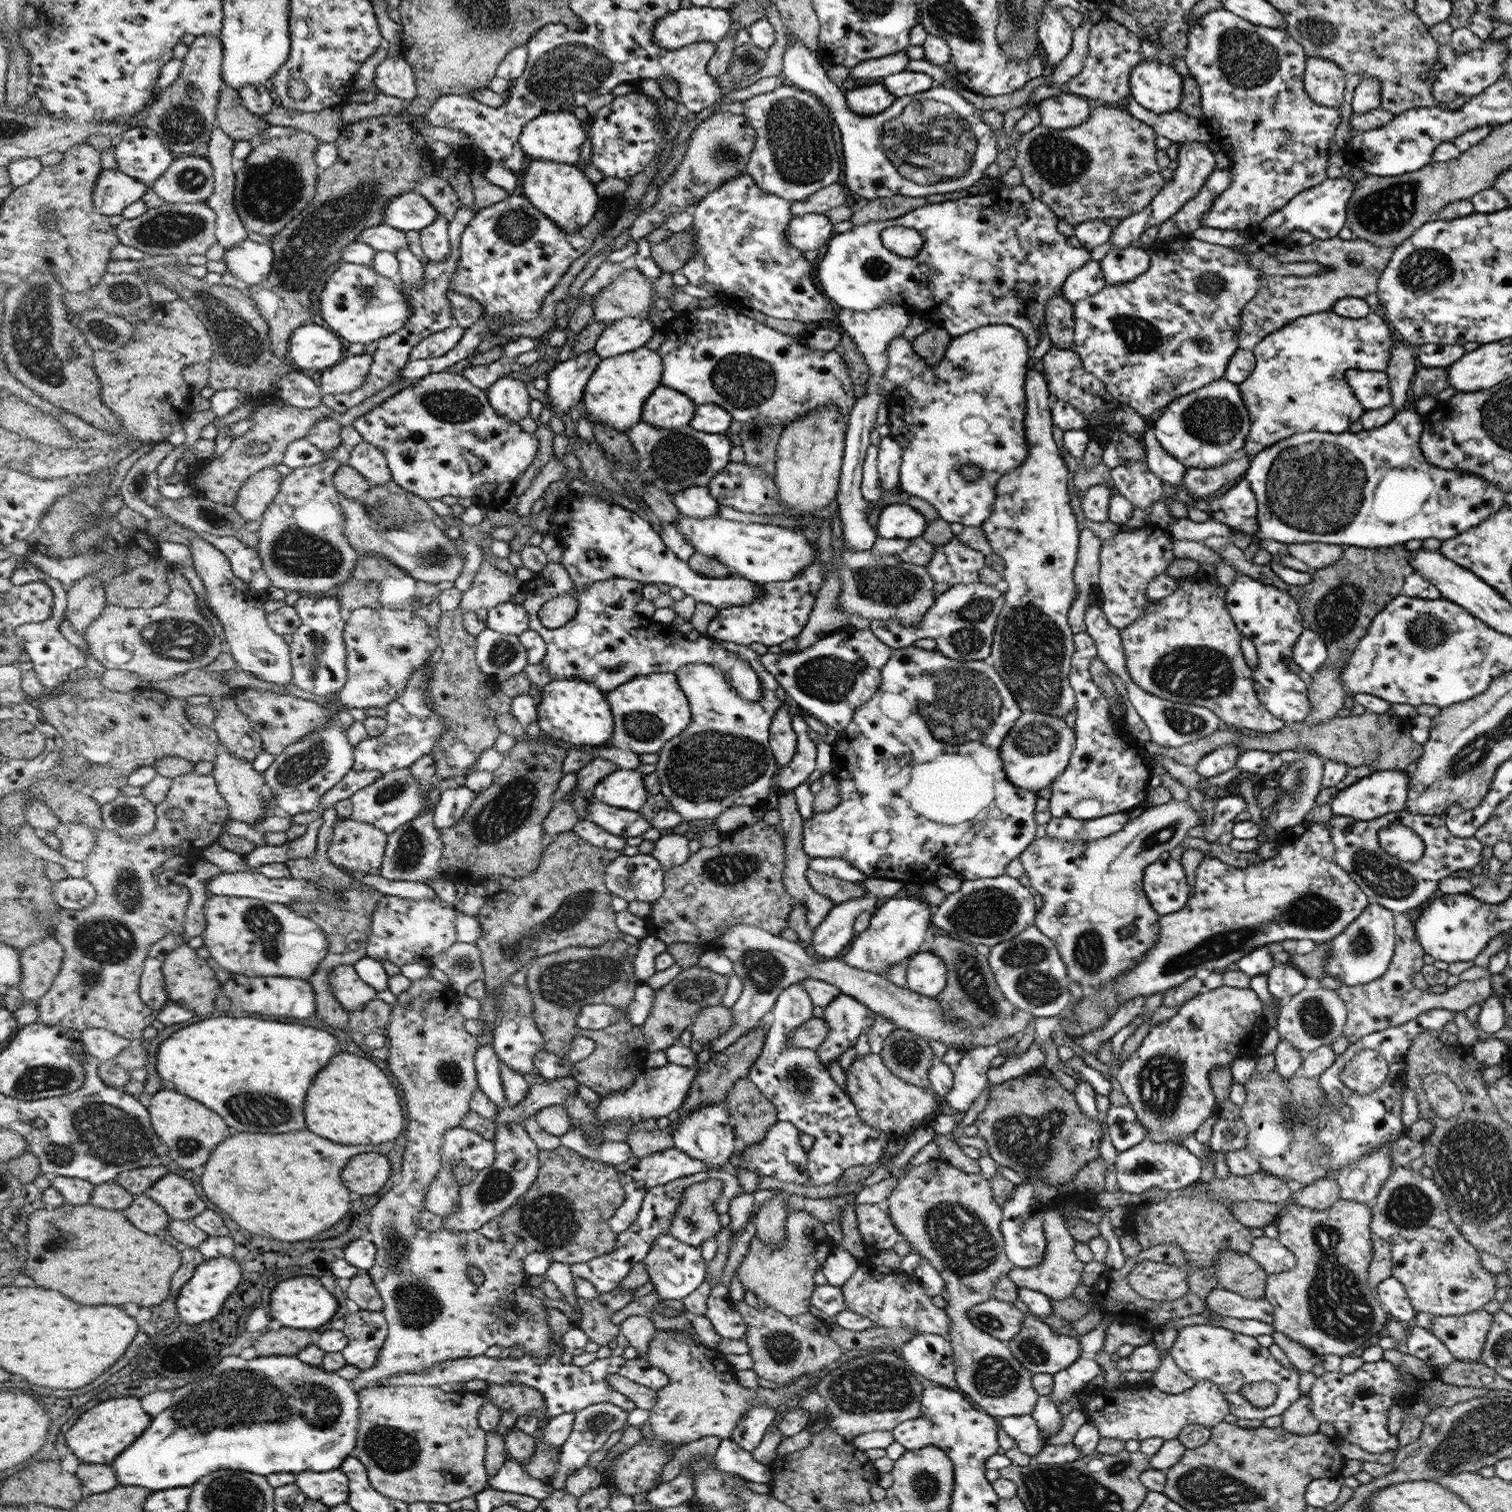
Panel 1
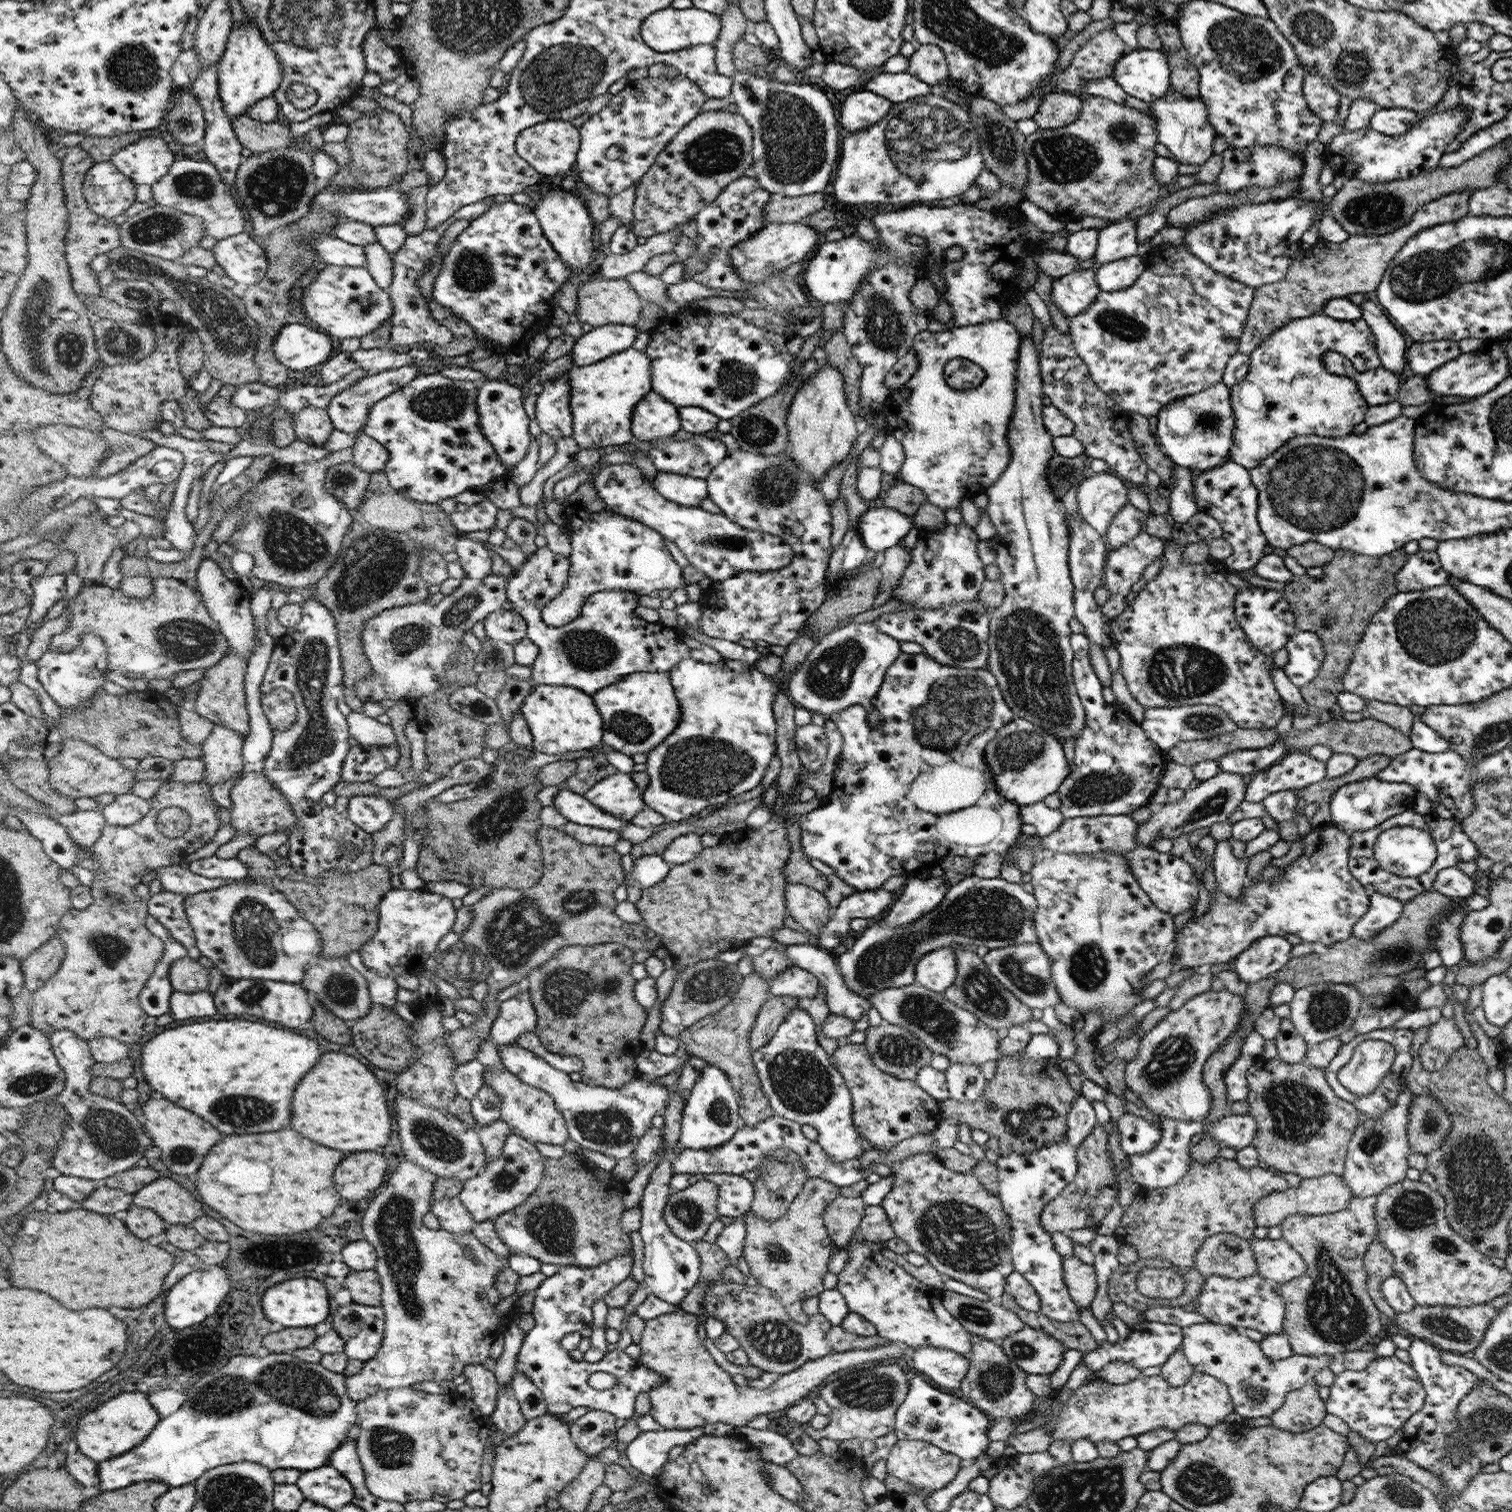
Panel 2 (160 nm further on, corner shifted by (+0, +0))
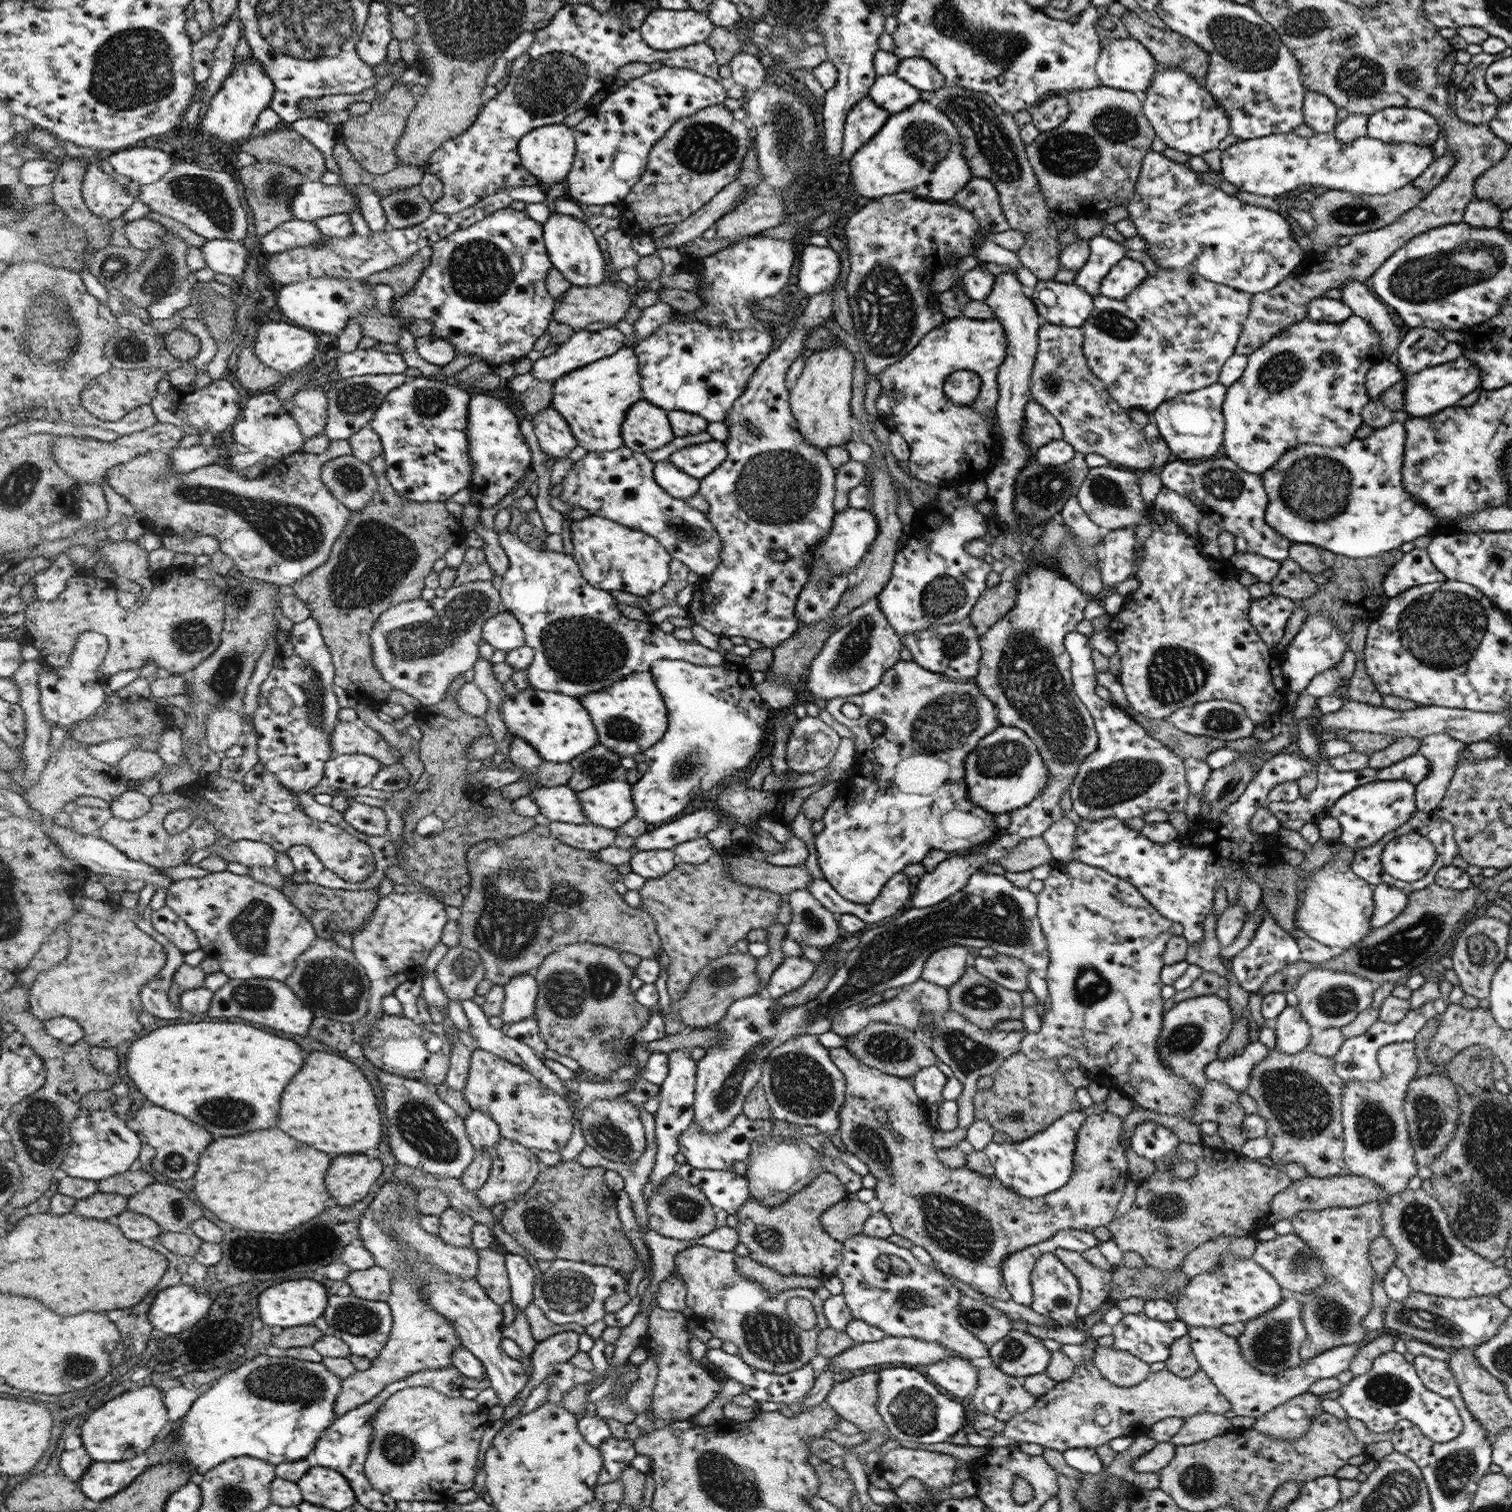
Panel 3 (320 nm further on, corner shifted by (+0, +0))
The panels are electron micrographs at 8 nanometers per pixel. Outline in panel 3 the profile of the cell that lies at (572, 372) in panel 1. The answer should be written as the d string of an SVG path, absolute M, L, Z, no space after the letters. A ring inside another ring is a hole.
M553 406L545 408L533 416L533 431L540 448L549 456L564 458L578 446L571 427Z

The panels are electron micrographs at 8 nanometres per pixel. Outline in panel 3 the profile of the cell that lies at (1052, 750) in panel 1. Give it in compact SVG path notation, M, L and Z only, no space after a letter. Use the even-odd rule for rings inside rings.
M1000 726L984 737L966 758L966 765L971 802L996 815L1026 806L1046 790L1050 780L1035 742L1023 730L1012 726Z

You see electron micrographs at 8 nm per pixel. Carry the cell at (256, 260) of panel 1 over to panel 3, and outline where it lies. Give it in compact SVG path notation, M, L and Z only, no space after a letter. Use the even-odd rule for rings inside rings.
M207 240L201 250L207 267L215 273L243 278L248 250L242 241Z

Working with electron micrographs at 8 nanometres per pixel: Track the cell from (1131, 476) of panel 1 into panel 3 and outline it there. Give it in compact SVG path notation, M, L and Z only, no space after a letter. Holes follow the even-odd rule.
M1043 322L1039 329L1038 356L1031 376L1031 400L1041 404L1060 424L1063 440L1072 444L1082 454L1104 456L1114 467L1136 470L1153 466L1155 459L1152 447L1145 440L1143 428L1136 424L1128 409L1106 390L1105 384L1092 372L1082 352L1084 335L1080 327L1058 326L1052 322Z

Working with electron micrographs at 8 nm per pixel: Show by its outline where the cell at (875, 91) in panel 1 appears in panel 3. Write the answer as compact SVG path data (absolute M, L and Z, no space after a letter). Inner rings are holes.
M866 96L847 114L843 130L842 157L850 161L857 150L867 144L880 129L887 124L891 116L882 106L878 106L869 96Z

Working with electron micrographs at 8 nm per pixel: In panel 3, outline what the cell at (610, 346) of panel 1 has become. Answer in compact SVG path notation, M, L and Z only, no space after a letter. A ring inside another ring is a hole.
M609 326L599 331L578 331L575 332L566 342L559 345L555 353L550 356L543 356L533 362L531 374L535 380L559 380L573 370L591 365L594 361L610 357L611 354L628 346L628 340L623 331L616 326Z

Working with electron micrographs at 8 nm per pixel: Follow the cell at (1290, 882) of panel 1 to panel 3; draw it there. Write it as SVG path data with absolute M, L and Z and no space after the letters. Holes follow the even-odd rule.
M1339 839L1334 843L1339 846L1339 852L1332 860L1326 862L1326 869L1320 869L1312 875L1303 900L1298 904L1294 914L1294 924L1298 931L1326 946L1346 949L1360 942L1372 930L1370 919L1375 909L1375 902L1372 886L1351 869L1355 851Z

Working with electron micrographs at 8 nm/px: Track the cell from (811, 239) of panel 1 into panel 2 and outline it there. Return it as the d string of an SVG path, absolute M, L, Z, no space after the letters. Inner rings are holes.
M805 222L796 223L775 223L768 224L760 234L750 236L750 240L744 240L740 244L736 244L729 254L732 266L739 277L745 282L761 282L763 278L771 276L773 272L786 270L790 264L803 260L808 252L812 252L823 239L820 232L813 230L804 224Z

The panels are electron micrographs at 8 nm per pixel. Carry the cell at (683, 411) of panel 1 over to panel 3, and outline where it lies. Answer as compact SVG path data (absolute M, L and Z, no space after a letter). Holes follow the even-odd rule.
M644 399L635 403L636 406L631 406L632 414L628 414L628 422L623 422L624 447L630 448L630 450L634 450L640 454L646 454L650 450L658 450L672 442L675 438L675 433L672 430L667 410Z

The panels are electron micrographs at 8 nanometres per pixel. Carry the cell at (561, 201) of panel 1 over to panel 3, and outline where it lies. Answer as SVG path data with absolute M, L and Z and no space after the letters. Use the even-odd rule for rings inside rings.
M556 212L542 225L544 243L553 267L574 286L598 286L604 280L604 256L588 224L576 216Z

